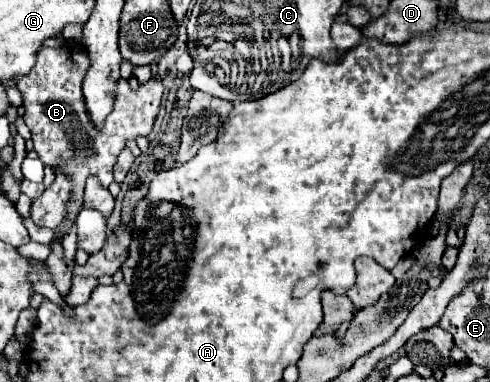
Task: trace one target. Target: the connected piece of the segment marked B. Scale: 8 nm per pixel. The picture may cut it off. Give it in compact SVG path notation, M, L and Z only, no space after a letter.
M67 40L65 48L41 48L33 72L17 80L17 88L23 94L23 120L33 134L31 140L35 144L35 152L39 154L43 164L61 168L73 182L73 196L67 204L67 220L57 228L55 238L63 238L69 232L77 212L83 208L83 188L87 176L95 174L99 176L101 184L109 186L113 182L115 160L125 148L125 142L135 140L137 136L147 136L151 132L163 94L163 84L159 78L151 78L137 92L129 88L127 80L119 80L115 108L107 116L105 126L99 130L91 124L83 104L81 82L87 68L87 52L77 46L77 42Z

